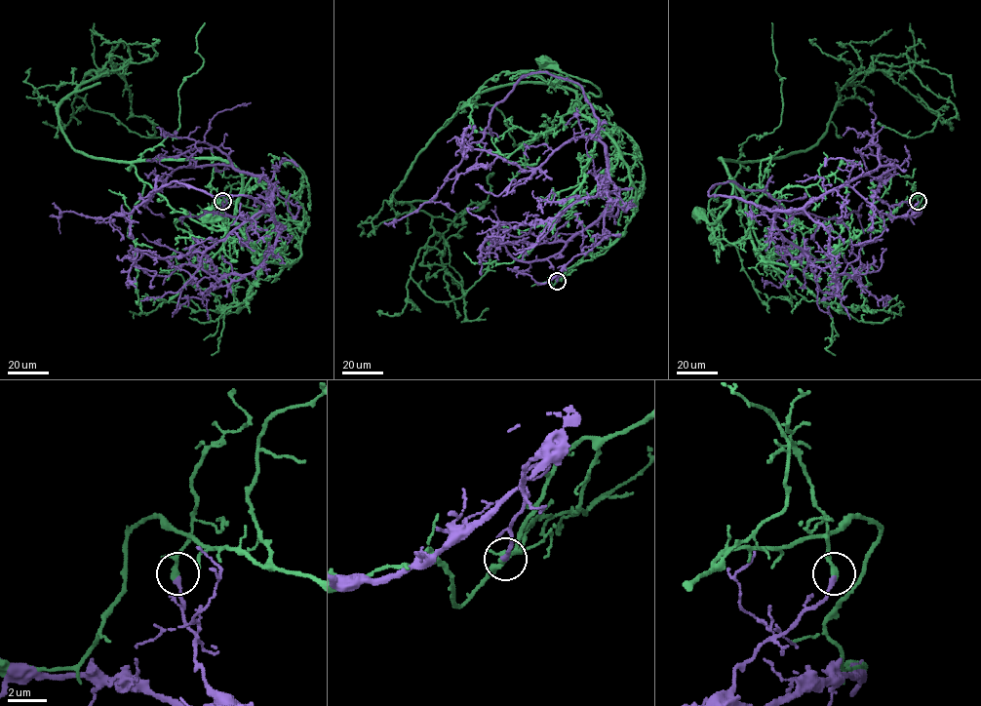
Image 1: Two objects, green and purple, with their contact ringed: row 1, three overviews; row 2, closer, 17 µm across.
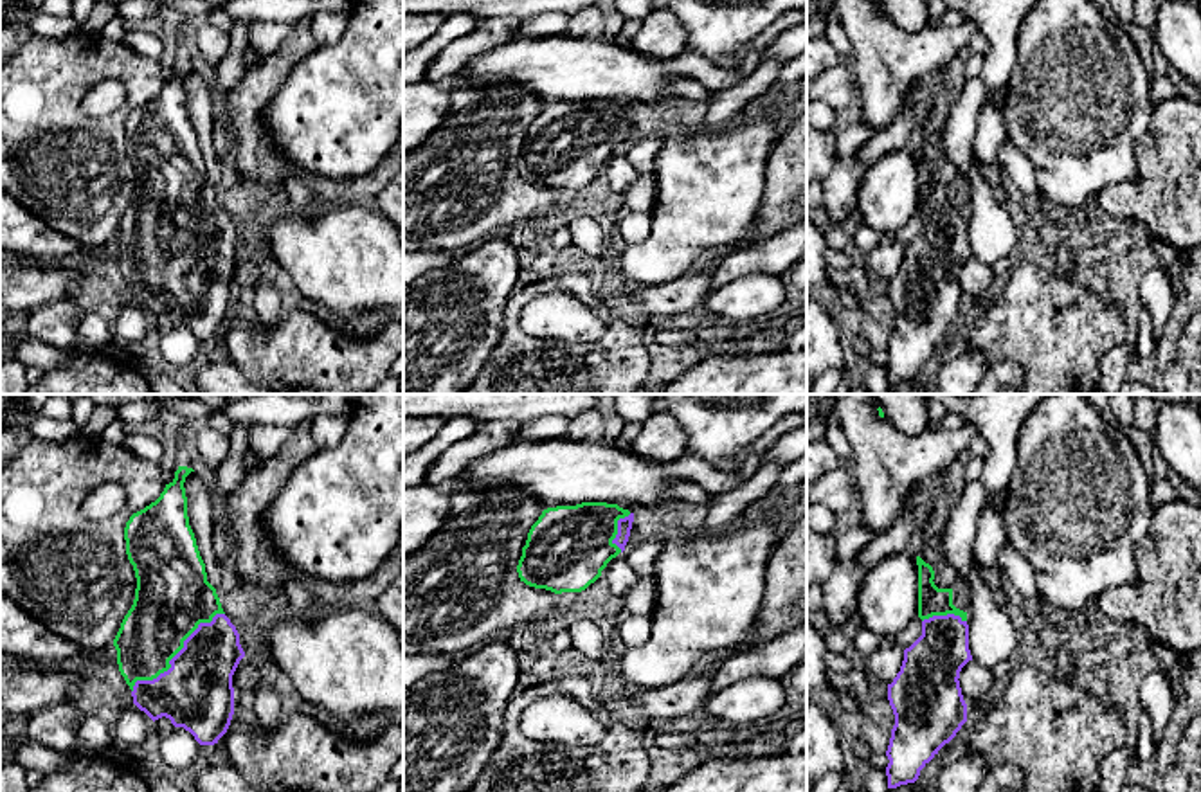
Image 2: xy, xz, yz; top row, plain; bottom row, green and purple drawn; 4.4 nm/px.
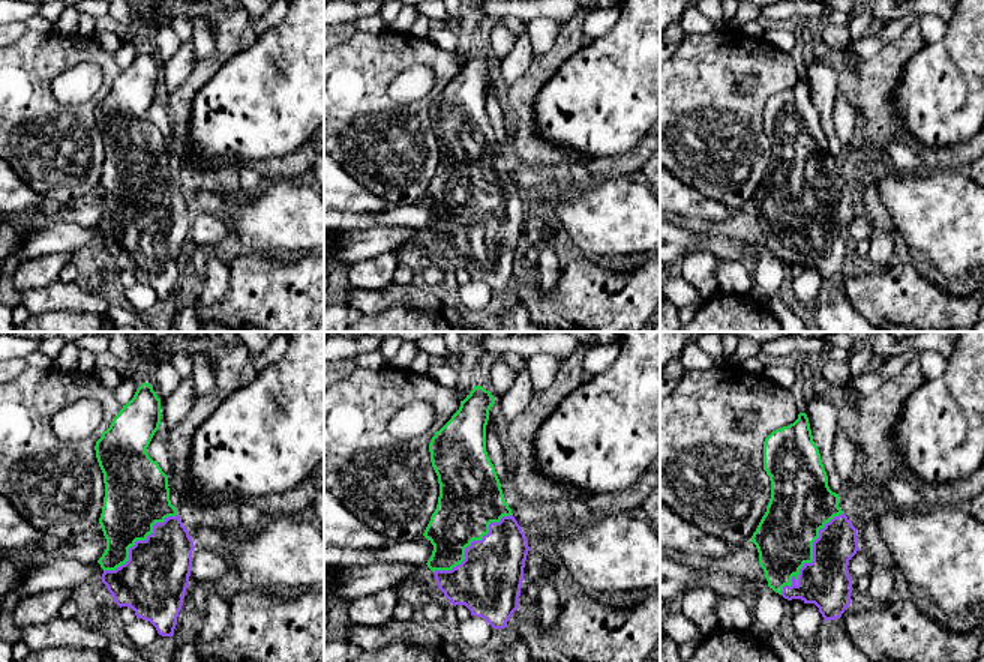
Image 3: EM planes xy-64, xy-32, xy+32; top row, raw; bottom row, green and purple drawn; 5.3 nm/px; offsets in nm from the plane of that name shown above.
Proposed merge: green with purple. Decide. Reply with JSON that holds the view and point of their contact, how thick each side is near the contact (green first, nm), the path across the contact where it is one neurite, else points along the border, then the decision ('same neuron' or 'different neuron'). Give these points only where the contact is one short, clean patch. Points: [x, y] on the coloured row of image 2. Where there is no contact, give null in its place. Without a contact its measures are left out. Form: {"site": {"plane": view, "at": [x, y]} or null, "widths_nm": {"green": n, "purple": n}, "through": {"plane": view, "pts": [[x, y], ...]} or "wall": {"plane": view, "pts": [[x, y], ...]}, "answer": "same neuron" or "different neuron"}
{"site": {"plane": "xy", "at": [175, 654]}, "widths_nm": {"green": 340, "purple": 320}, "answer": "different neuron"}

